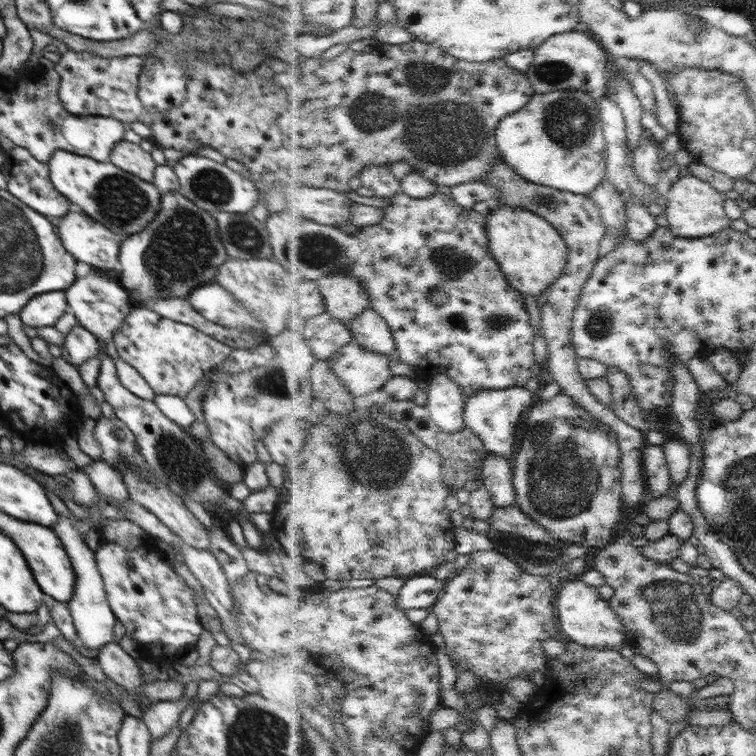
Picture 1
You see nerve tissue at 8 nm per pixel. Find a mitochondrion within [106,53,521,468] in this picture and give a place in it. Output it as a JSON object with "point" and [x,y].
{"point":[441,129]}

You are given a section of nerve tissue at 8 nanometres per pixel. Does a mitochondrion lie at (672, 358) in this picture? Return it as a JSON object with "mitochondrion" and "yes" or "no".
{"mitochondrion":"no"}

